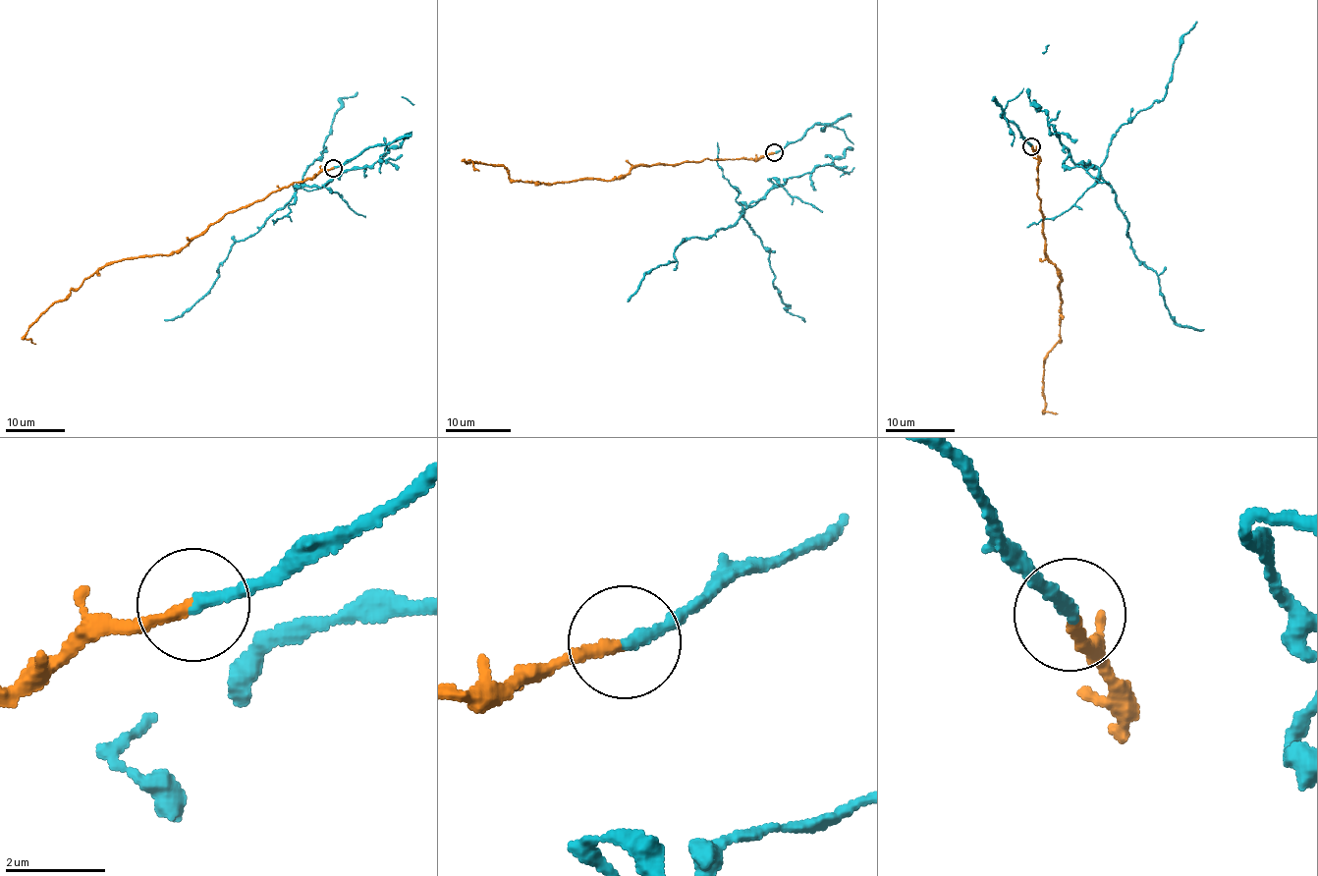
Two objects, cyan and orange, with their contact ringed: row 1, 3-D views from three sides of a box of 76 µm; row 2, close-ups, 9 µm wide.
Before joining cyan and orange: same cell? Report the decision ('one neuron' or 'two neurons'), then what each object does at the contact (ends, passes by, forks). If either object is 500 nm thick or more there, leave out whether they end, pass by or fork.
two neurons; cyan ends; orange ends

